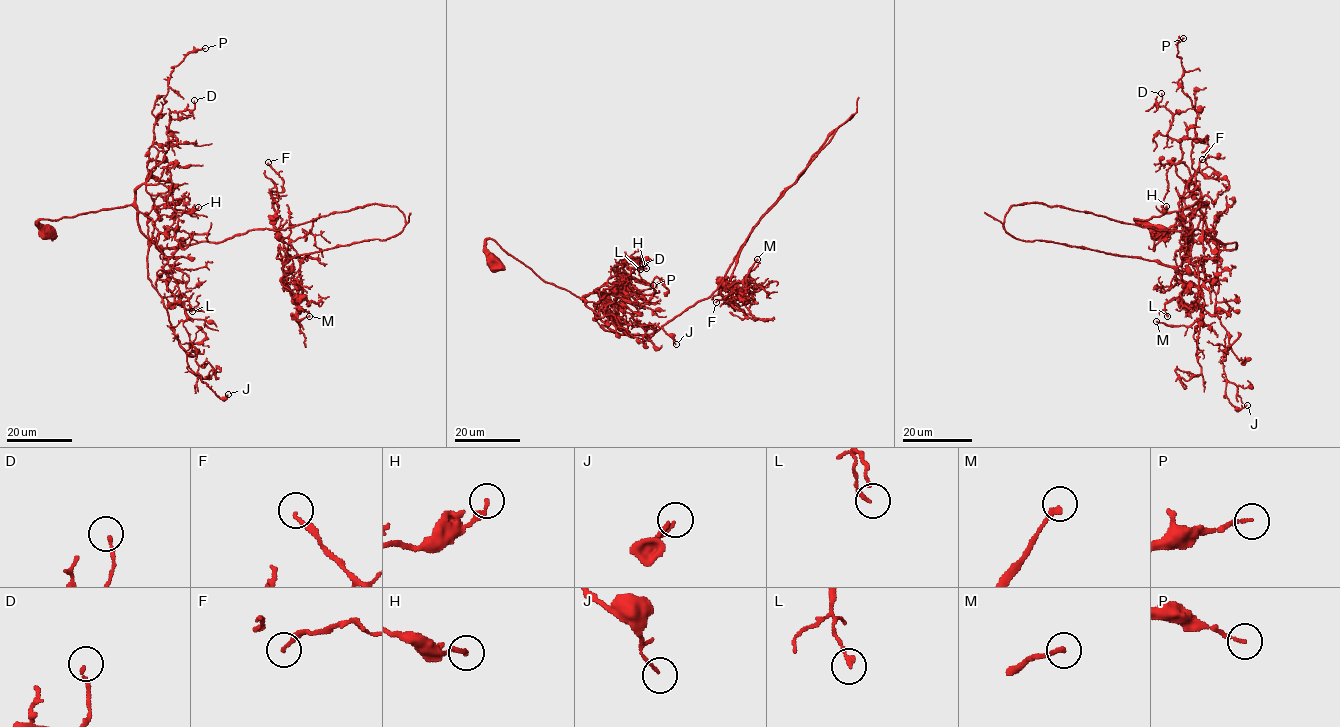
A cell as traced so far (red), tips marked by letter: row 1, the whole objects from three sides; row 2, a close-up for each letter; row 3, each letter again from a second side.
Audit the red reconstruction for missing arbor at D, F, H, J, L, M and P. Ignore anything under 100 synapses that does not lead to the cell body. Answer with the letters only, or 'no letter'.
no letter

